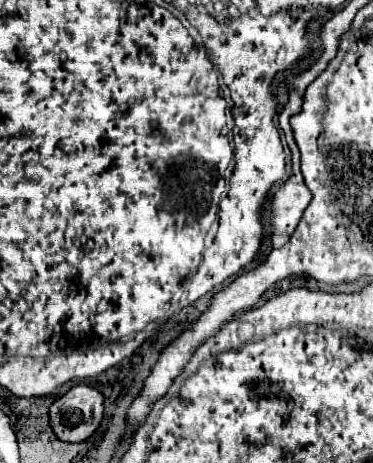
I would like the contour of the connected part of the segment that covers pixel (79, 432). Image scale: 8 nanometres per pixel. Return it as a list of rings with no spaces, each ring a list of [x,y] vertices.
[[[74,385],[50,407],[52,429],[62,441],[84,441],[100,425],[104,415],[104,397],[90,385]]]

